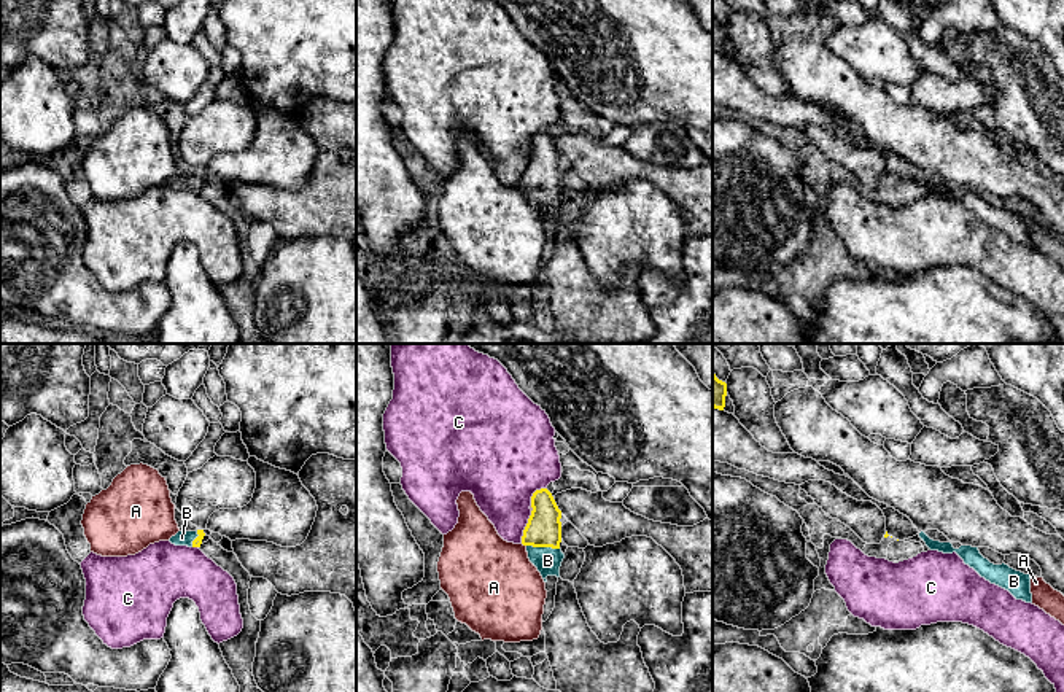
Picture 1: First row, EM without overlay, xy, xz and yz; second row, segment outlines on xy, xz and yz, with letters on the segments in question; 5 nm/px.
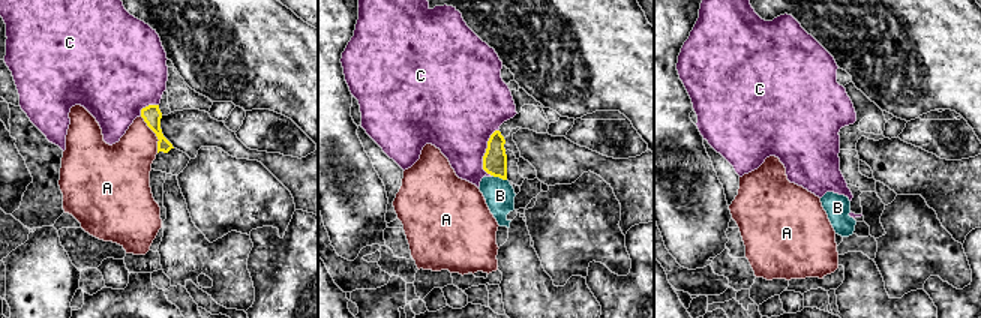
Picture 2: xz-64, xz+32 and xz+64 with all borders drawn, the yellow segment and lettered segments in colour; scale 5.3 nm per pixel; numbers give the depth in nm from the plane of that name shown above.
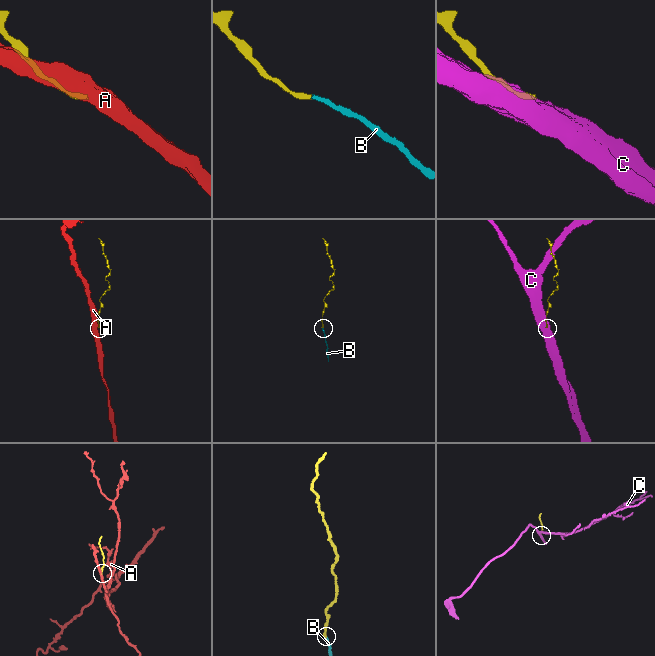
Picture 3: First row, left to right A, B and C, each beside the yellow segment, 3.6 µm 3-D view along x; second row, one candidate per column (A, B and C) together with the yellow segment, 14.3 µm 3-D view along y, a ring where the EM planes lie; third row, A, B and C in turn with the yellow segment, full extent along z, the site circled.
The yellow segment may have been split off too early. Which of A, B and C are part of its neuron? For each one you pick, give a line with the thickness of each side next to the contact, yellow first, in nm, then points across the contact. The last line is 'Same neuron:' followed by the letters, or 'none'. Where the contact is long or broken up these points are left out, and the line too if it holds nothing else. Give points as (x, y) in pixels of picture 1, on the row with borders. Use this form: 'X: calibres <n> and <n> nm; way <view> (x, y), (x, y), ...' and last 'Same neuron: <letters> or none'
B: calibres 180 and 140 nm; way xz (544, 528), (543, 546), (547, 560)
Same neuron: B

